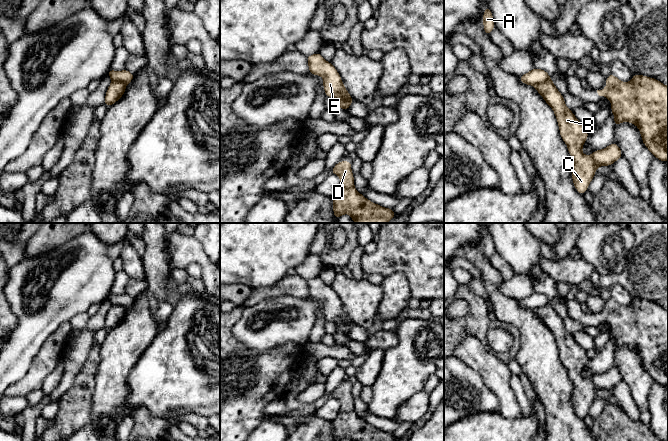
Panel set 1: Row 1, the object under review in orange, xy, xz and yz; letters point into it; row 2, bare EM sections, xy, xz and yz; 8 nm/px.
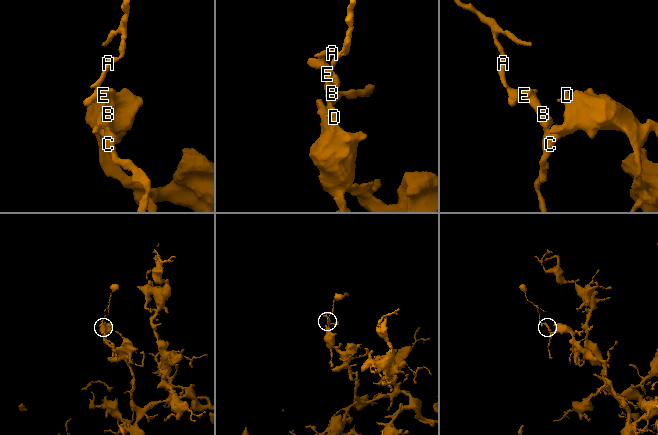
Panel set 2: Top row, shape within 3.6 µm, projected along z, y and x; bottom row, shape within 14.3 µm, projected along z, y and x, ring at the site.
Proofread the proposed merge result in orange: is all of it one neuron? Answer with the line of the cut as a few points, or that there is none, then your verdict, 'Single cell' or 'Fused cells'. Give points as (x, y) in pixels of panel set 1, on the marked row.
Split along xz (334, 98), (344, 98), (350, 103). Fused cells

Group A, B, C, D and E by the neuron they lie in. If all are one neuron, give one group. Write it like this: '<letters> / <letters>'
A E / B C D

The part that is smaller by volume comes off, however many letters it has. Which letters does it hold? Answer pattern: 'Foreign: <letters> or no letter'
Foreign: A, E

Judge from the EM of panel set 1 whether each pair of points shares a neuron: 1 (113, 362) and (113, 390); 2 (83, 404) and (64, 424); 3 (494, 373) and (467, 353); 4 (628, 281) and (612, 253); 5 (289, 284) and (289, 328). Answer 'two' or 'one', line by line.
1: one
2: one
3: one
4: two
5: two

